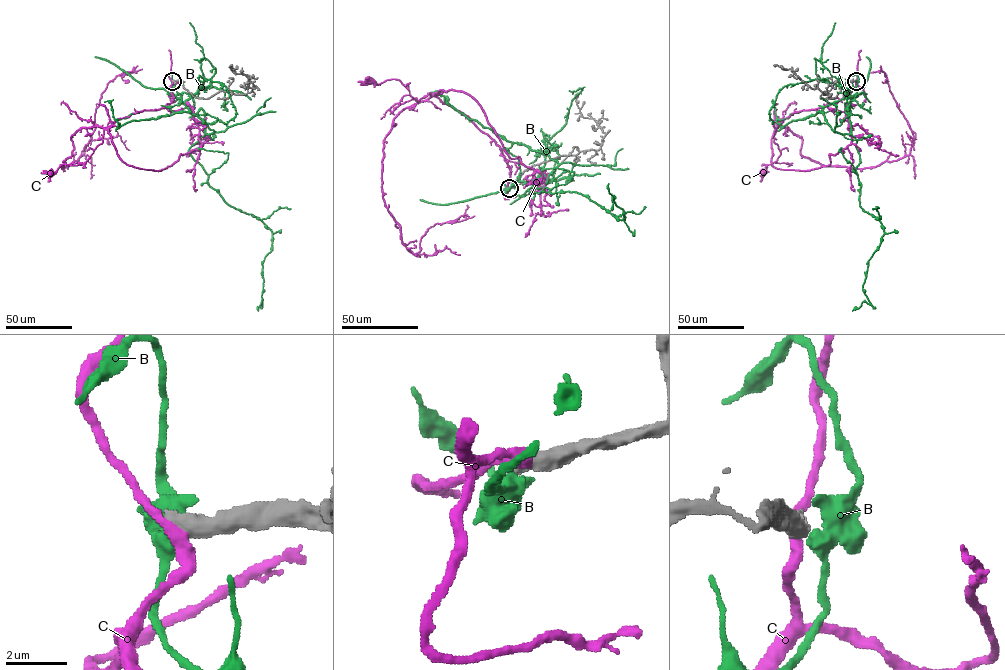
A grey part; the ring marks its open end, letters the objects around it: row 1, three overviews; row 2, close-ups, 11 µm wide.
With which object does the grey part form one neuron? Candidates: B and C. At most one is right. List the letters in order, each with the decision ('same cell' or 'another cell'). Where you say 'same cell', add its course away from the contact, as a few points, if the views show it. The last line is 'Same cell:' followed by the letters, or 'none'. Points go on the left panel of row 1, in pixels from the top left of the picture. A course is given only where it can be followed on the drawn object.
B: another cell
C: another cell
Same cell: none

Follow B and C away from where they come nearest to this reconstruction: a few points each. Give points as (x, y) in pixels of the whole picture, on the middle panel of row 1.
B: (509, 188), (515, 180), (545, 176), (543, 186), (528, 190), (581, 193), (624, 220), (608, 183)
C: (509, 188), (510, 169), (499, 146), (466, 115), (429, 93), (417, 101), (399, 80), (375, 84), (369, 80)

